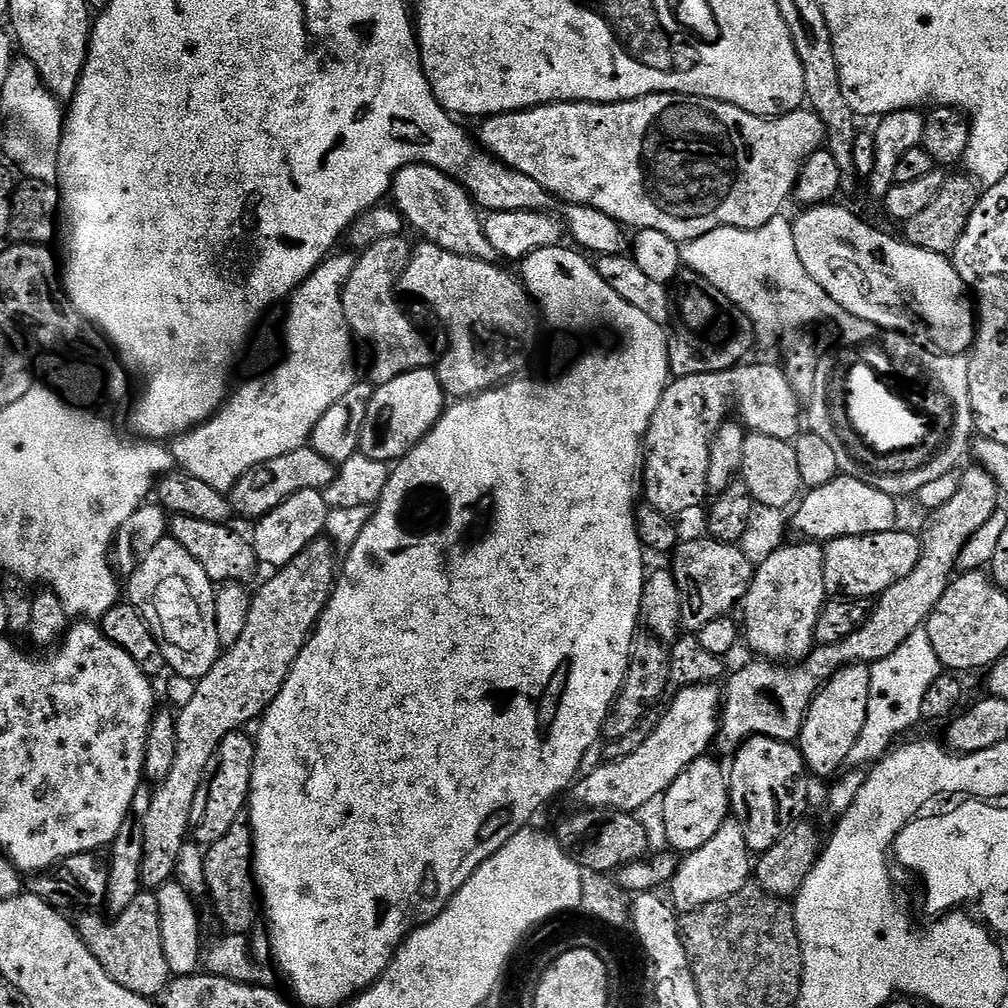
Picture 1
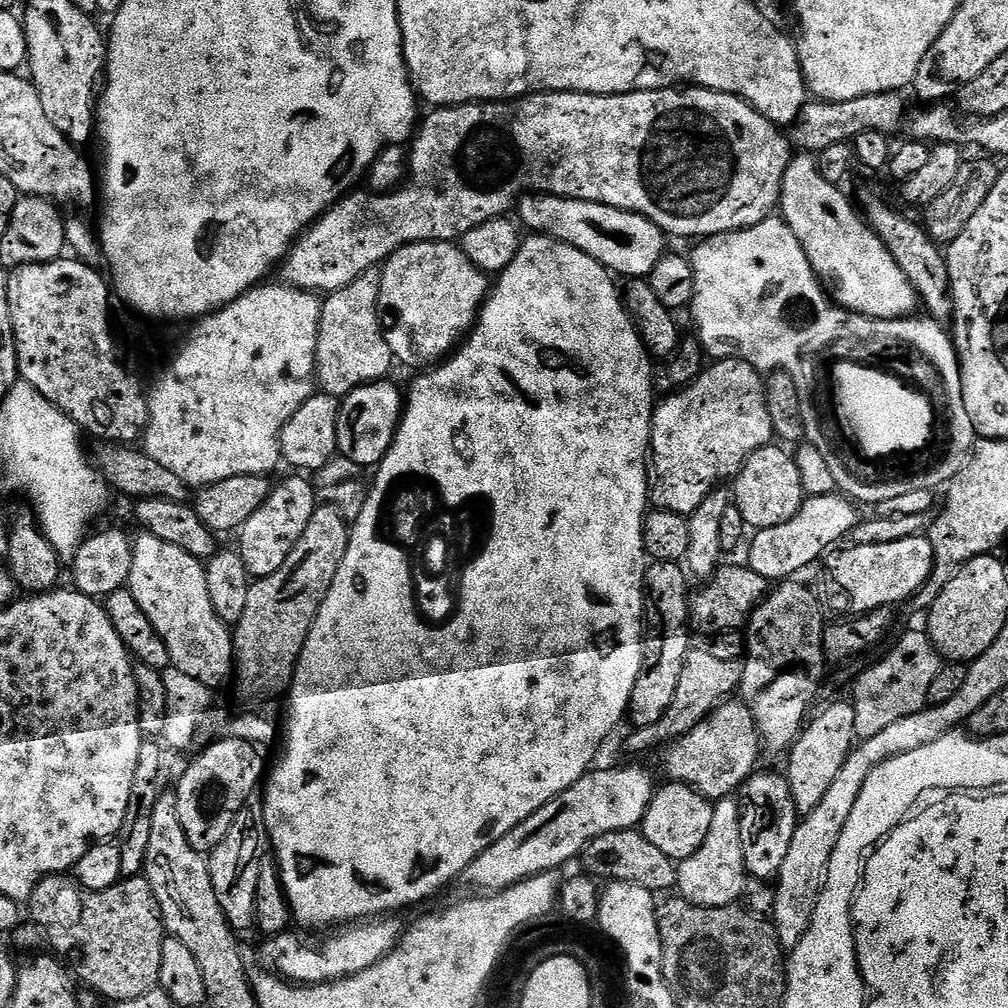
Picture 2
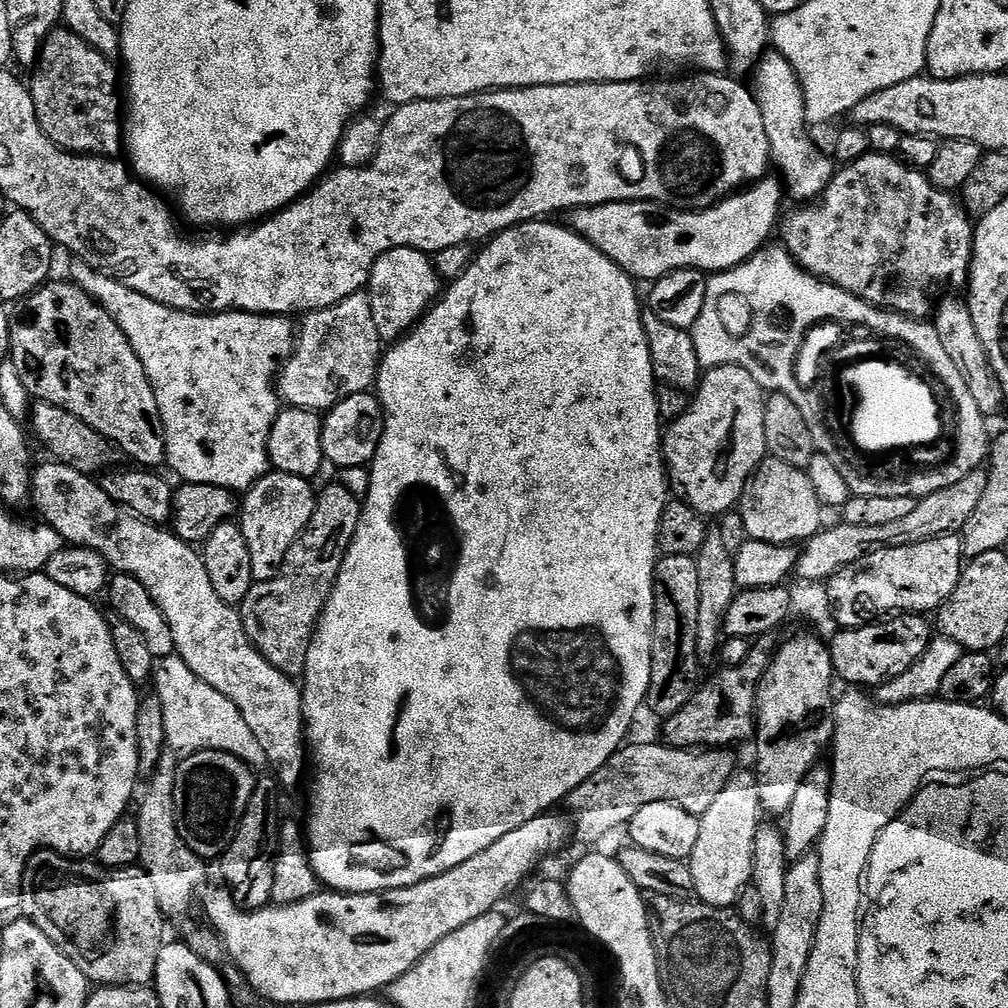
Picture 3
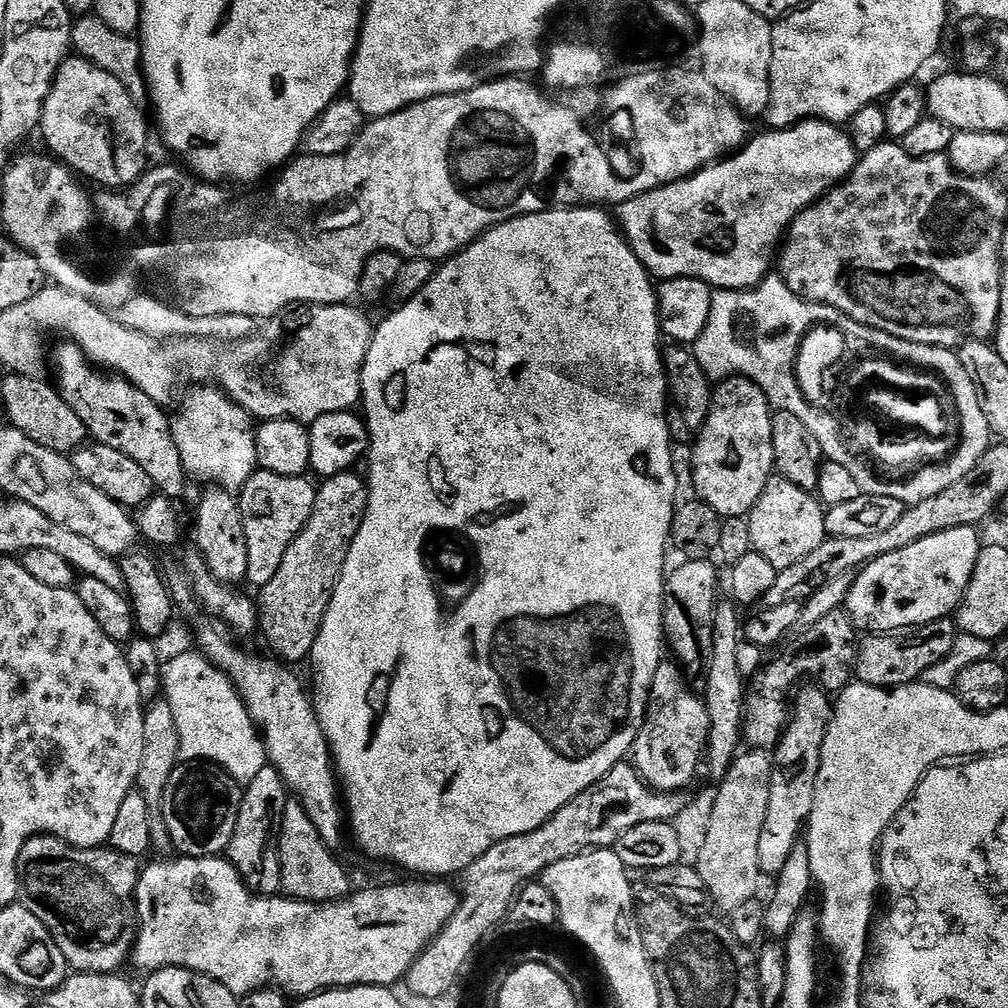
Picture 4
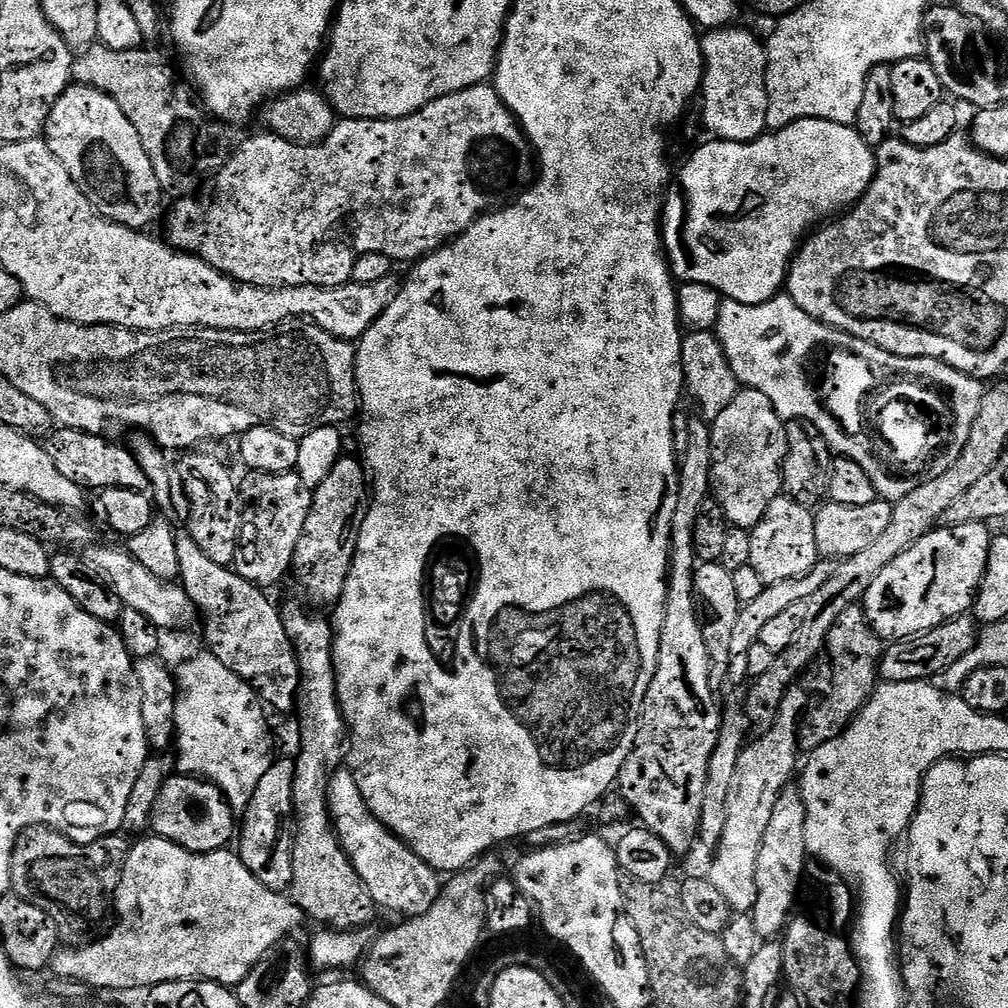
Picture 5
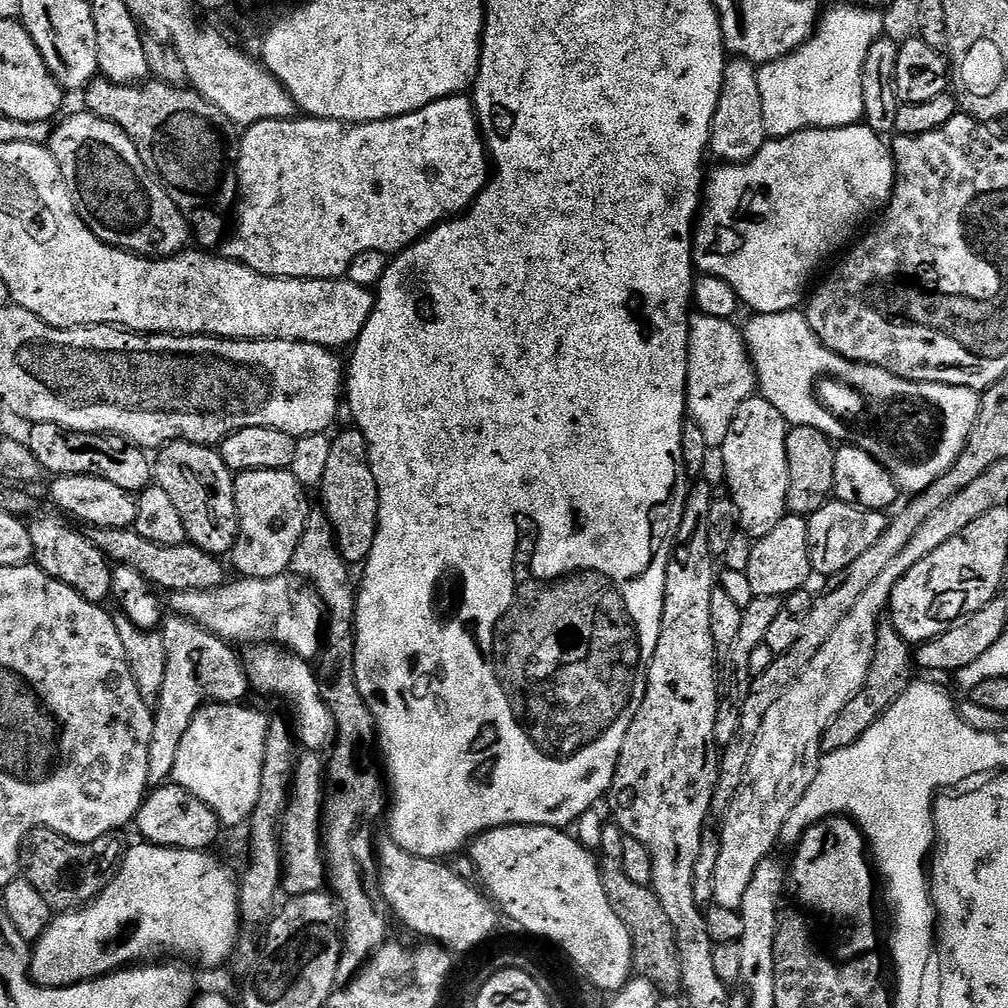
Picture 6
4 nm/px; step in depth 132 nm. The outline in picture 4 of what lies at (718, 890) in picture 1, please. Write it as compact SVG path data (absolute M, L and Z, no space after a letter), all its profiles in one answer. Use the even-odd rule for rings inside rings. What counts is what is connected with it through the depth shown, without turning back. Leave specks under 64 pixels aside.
M744 750L733 760L730 770L719 781L716 801L708 816L700 861L694 867L706 882L711 903L730 914L742 902L753 899L760 888L762 873L758 862L758 838L764 833L766 806L770 806L770 782L774 760L767 752Z

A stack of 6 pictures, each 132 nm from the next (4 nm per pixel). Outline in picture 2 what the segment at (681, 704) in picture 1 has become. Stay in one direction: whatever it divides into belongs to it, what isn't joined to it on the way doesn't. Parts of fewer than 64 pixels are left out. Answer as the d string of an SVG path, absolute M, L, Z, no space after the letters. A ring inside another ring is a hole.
M599 768L589 770L581 780L574 782L574 786L570 786L565 792L546 802L542 810L530 814L526 822L514 826L510 834L498 838L494 846L490 846L481 856L474 858L474 862L470 862L470 866L464 871L463 883L473 884L476 890L483 890L488 894L501 892L518 882L528 880L531 876L560 870L567 860L572 860L575 856L577 859L583 853L585 846L602 834L627 828L635 829L643 821L654 795L651 774L644 768Z

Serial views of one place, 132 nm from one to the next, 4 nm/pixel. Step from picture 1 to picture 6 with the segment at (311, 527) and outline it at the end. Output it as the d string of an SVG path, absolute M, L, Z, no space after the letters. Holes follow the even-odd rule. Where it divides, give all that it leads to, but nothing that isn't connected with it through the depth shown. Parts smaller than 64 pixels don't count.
M278 468L241 472L234 483L236 515L240 518L240 534L234 549L236 568L240 571L237 573L254 579L285 575L292 567L292 559L308 521L310 505L304 501L305 489L291 471Z

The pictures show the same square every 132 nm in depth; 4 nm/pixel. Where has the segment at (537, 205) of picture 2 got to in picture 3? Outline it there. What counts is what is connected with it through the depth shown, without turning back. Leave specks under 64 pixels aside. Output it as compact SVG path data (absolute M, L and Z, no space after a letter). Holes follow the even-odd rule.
M772 179L757 180L755 184L724 197L719 204L710 208L677 210L675 207L661 206L655 202L627 200L573 208L567 213L566 220L569 220L567 223L573 232L590 241L599 252L606 254L606 258L613 260L623 272L637 281L655 282L667 272L676 272L680 268L698 268L705 274L729 272L731 268L737 268L769 243L768 235L781 219L780 199L786 196L786 192L779 179Z

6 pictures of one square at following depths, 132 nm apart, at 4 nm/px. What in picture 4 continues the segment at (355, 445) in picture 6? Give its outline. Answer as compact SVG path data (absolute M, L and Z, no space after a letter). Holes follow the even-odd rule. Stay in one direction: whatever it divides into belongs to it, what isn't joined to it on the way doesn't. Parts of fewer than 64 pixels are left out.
M349 470L327 477L317 487L314 510L298 538L294 538L290 550L286 550L278 574L259 589L260 596L256 600L258 628L261 633L264 631L269 646L281 661L296 666L299 660L307 661L311 657L336 583L340 581L346 554L367 509L368 485L361 473L359 476L356 470Z

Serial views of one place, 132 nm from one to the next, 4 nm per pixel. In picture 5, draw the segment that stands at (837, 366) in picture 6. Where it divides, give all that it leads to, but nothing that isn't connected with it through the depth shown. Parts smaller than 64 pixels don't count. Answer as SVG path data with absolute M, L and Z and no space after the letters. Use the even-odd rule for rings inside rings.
M781 294L761 304L743 304L725 299L720 306L714 333L724 348L736 379L748 380L754 390L762 390L781 420L803 422L811 428L823 420L823 405L817 393L816 396L812 393L804 367L815 348L843 349L850 340L845 332L810 318L810 314L797 306L791 296Z

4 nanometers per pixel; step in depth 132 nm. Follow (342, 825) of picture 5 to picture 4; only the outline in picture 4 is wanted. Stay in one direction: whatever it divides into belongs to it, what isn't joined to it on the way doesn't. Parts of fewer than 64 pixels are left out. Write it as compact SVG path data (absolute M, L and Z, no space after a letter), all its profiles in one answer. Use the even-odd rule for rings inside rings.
M219 627L216 628L204 628L200 634L198 632L199 651L208 657L208 661L215 668L220 668L232 679L232 684L236 687L237 694L244 700L244 704L248 708L249 714L252 715L252 720L256 723L257 729L262 730L262 739L264 748L268 751L269 765L280 771L289 789L301 788L304 791L306 807L317 808L324 816L334 815L336 812L336 792L338 796L338 776L334 771L332 749L329 748L320 720L316 717L313 697L309 693L308 696L304 693L304 688L300 685L299 678L292 673L295 671L291 667L285 666L275 659L272 659L273 661L259 660L258 657L251 656L250 653L243 652L240 648L235 648L223 636L225 633Z

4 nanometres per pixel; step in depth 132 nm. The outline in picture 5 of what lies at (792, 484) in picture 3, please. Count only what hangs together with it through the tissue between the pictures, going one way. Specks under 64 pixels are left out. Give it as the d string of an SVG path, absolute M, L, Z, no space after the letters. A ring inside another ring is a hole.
M787 494L776 496L774 502L770 502L762 522L758 522L755 528L751 529L748 565L754 570L758 570L758 578L762 578L765 585L770 585L774 582L784 584L787 580L793 580L802 574L806 574L819 559L821 559L821 555L816 541L816 518L813 509L809 505L800 504Z

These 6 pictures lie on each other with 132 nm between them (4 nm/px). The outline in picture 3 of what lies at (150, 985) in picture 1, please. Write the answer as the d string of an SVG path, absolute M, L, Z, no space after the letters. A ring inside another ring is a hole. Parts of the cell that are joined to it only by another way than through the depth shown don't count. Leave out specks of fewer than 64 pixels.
M51 850L36 852L28 860L24 868L24 887L20 893L20 908L23 915L61 948L67 956L86 974L86 978L96 986L148 986L155 981L156 967L158 966L158 954L166 943L164 937L164 920L166 913L158 902L158 890L154 890L154 882L150 882L150 874L145 872L143 867L133 866L131 868L106 868L103 864L92 858L58 858L57 853Z

